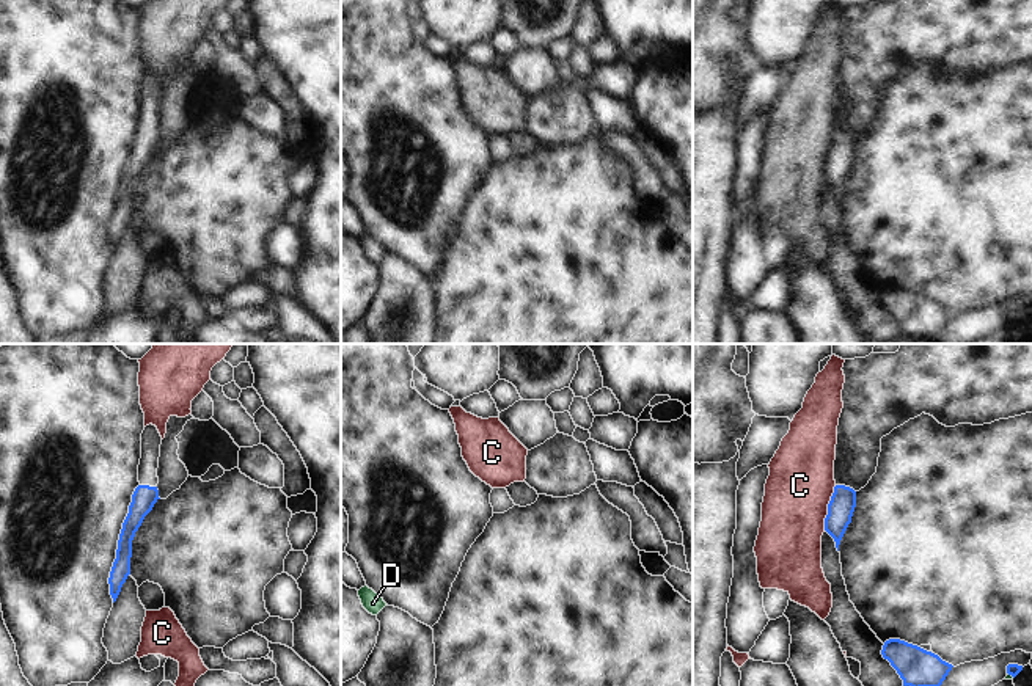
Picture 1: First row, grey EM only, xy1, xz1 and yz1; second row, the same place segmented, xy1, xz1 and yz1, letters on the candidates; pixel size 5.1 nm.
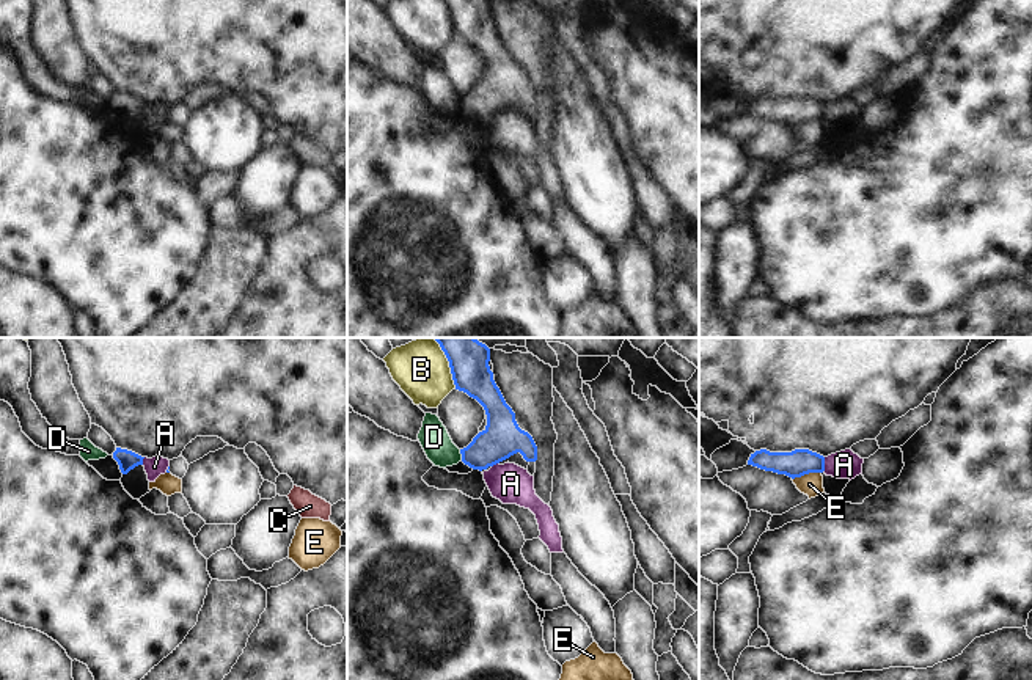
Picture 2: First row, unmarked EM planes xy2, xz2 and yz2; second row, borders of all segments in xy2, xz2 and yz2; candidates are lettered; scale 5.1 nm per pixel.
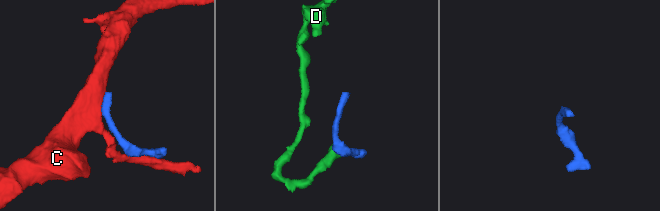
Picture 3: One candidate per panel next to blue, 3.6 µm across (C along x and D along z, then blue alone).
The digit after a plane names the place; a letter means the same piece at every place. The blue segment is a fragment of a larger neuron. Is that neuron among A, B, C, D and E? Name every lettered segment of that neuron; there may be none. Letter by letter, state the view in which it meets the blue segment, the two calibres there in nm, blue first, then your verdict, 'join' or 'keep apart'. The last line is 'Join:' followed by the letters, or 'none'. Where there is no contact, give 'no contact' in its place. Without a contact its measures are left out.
A: contact in yz2; calibres 140 and 140 nm; keep apart
B: contact in xz2; calibres 200 and 260 nm; keep apart
C: contact in yz1; calibres 140 and 340 nm; keep apart
D: contact in xz2; calibres 200 and 150 nm; keep apart
E: contact in yz2; calibres 140 and 120 nm; keep apart
Join: none

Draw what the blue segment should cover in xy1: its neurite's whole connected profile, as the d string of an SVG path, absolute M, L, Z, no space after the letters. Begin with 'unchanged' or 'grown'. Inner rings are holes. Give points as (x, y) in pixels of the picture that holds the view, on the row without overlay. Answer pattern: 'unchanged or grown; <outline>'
grown; M149 72L141 82L141 107L138 113L138 130L132 143L129 162L123 171L118 188L116 207L113 210L108 232L113 251L116 250L123 232L130 223L132 188L141 174L145 165L152 159L159 146L159 105L160 105L162 85L156 74Z

